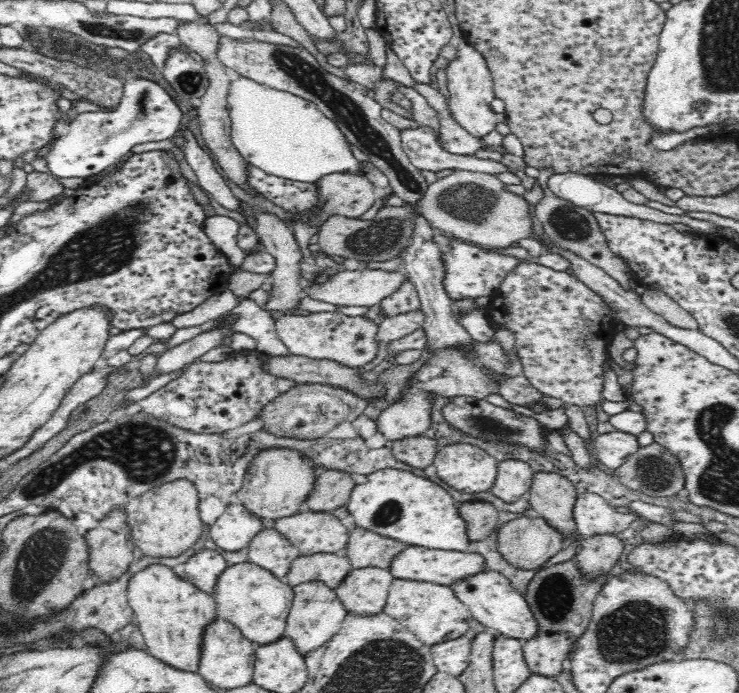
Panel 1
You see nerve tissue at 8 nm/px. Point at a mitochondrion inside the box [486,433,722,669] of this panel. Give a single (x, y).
(640, 629)

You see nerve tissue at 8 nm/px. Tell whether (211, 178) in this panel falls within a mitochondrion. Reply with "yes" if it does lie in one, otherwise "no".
no

